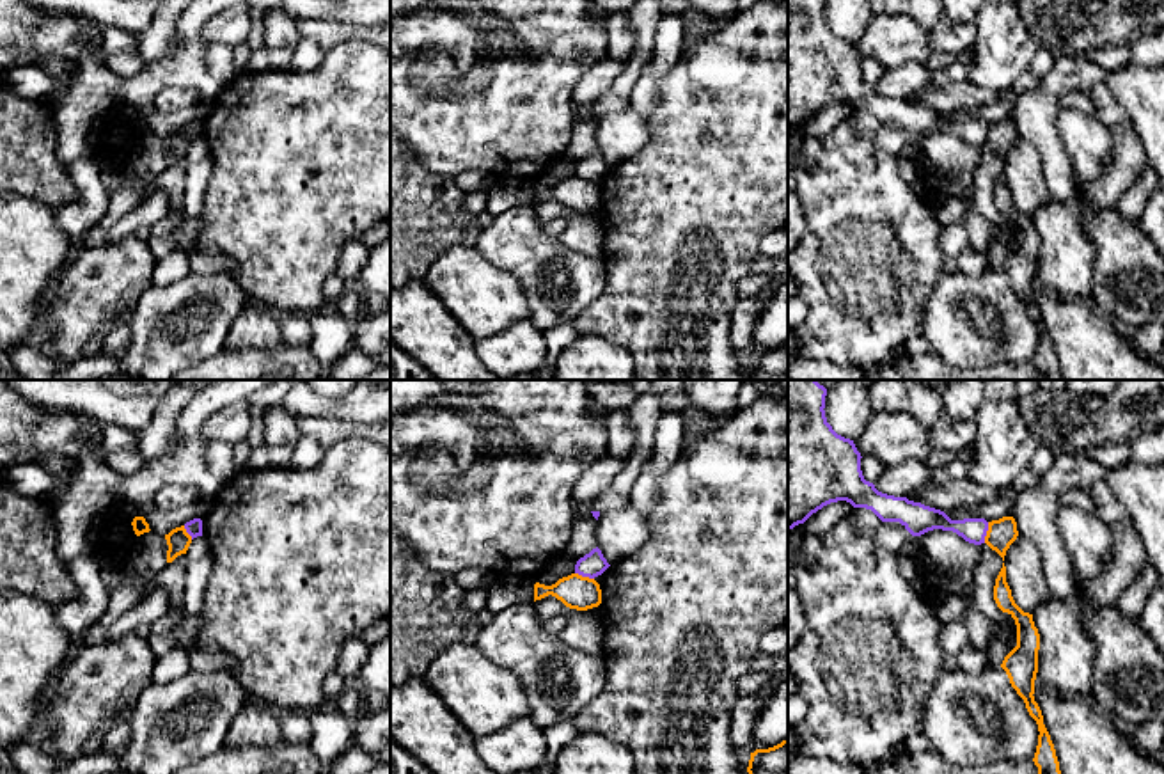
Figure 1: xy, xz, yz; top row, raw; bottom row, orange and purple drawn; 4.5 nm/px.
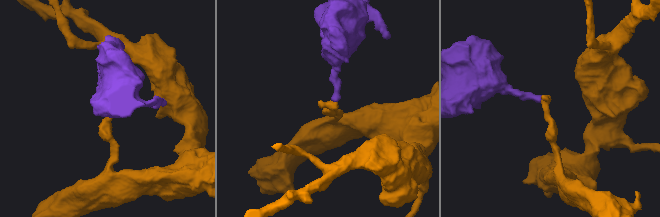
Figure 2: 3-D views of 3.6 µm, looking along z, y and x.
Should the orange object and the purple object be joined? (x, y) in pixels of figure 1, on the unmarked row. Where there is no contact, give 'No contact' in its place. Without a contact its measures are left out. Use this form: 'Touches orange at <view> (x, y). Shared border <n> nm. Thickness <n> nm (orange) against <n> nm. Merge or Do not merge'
Touches orange at yz (987, 135). Shared border 100 nm. Thickness 130 nm (orange) against 110 nm. Do not merge

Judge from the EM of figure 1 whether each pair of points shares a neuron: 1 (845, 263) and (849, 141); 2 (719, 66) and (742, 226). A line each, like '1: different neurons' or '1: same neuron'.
1: same neuron
2: same neuron

